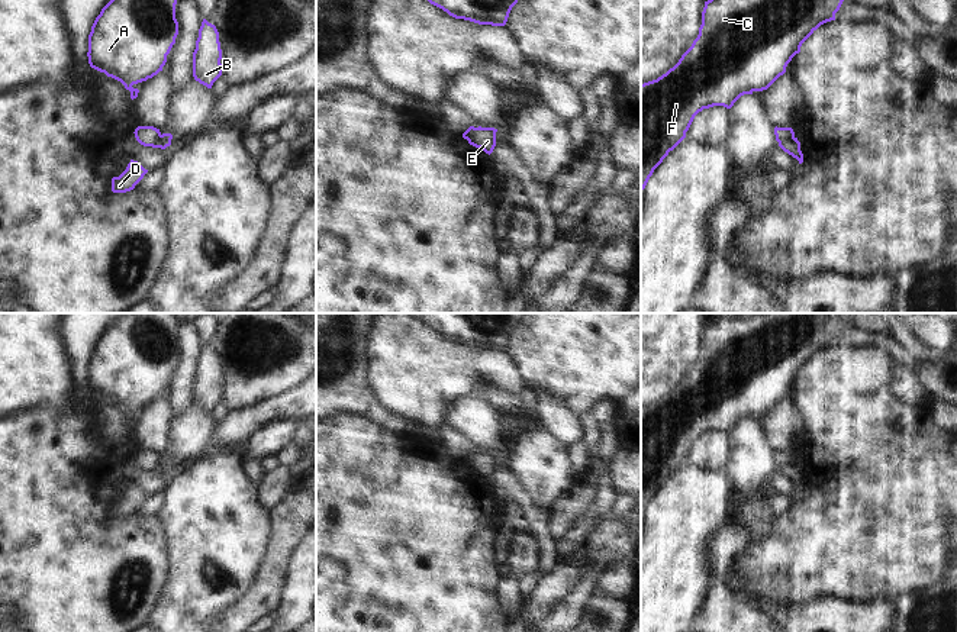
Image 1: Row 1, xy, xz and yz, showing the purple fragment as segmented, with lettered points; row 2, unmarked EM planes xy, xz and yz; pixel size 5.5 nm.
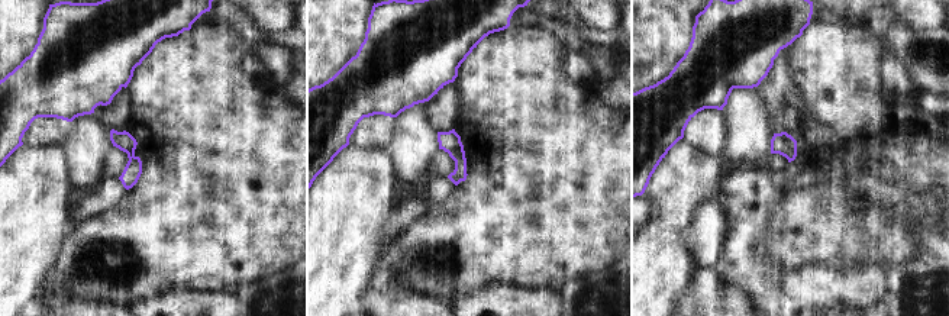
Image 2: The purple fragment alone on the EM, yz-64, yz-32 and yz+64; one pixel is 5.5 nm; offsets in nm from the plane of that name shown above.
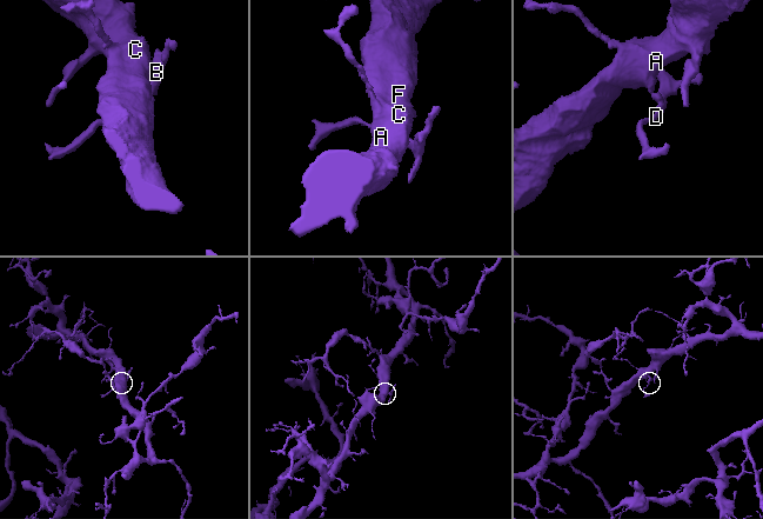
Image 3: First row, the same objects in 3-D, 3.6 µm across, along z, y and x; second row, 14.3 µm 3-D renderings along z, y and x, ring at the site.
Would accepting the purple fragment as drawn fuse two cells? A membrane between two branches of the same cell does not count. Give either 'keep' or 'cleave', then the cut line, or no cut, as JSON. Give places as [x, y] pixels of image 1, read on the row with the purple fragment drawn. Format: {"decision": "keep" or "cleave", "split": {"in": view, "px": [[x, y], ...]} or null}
{"decision": "cleave", "split": {"in": "yz", "px": [[793, 136], [779, 145]]}}

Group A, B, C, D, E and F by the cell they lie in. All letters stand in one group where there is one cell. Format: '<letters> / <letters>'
A C F / B D E

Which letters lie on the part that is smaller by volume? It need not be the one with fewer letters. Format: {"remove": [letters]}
{"remove": ["B", "D", "E"]}

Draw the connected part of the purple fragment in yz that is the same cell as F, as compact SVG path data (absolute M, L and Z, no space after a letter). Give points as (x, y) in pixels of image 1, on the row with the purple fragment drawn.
M708 0L699 35L679 62L657 80L641 84L641 194L654 170L684 138L703 109L731 109L744 94L767 90L786 72L802 43L824 23L835 20L844 0Z

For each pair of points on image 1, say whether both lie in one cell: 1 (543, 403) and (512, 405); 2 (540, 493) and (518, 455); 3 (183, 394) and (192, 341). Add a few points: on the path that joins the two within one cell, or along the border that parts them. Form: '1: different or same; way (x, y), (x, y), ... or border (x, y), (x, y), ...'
1: different; border (532, 409), (541, 423)
2: same; way (540, 484), (540, 477), (527, 464)
3: same; way (183, 381), (189, 354)

